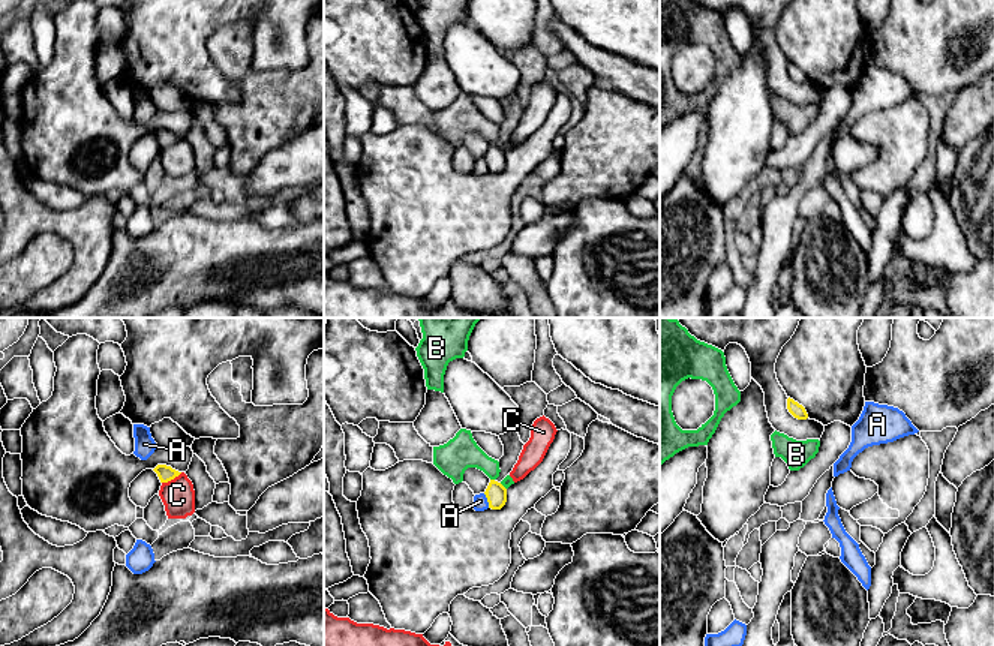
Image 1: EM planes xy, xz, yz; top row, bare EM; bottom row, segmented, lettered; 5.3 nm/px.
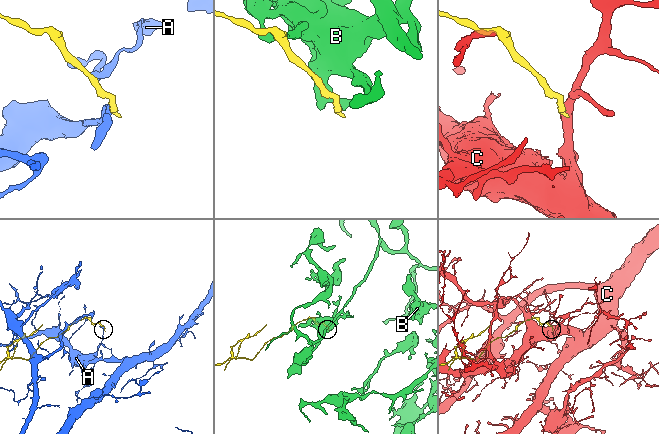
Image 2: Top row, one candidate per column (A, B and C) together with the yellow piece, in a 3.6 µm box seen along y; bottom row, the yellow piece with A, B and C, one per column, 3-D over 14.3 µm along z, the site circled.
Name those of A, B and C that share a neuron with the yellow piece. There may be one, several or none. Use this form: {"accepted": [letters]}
{"accepted": []}

